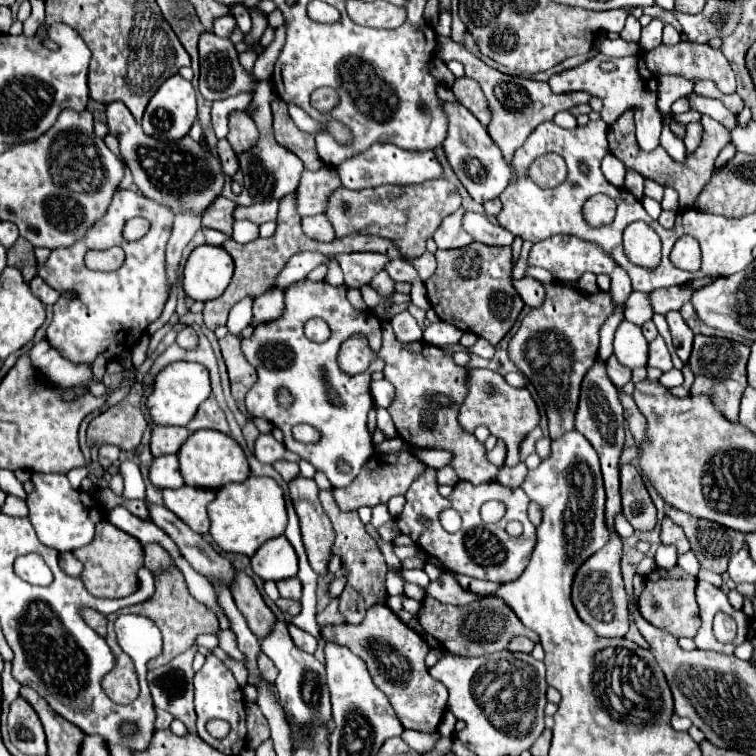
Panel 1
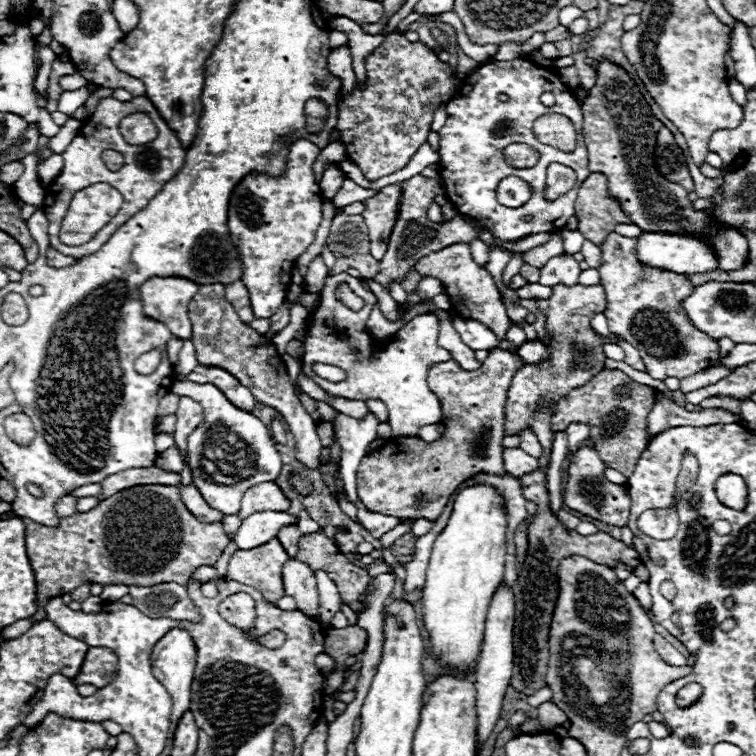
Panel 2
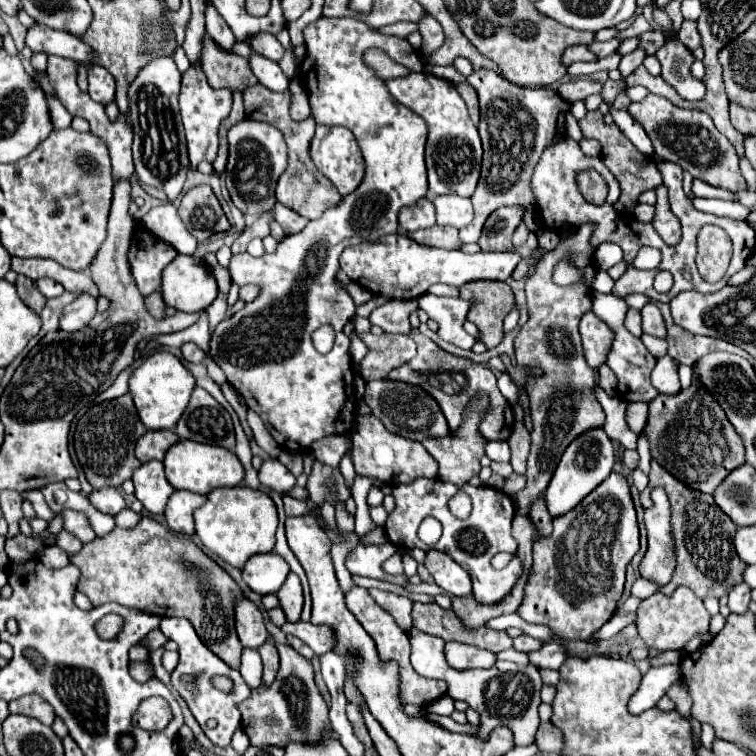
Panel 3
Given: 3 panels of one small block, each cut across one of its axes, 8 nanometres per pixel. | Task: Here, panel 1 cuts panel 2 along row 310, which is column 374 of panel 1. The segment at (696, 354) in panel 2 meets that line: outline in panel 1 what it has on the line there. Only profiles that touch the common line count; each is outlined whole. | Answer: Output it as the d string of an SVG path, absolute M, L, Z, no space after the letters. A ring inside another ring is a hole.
M374 604L372 608L368 608L366 618L360 624L322 624L320 638L324 642L346 646L350 652L366 662L374 684L386 694L406 730L418 730L426 734L434 734L438 730L442 714L446 712L448 692L444 684L428 676L424 658L430 648L424 638L402 624L386 604Z

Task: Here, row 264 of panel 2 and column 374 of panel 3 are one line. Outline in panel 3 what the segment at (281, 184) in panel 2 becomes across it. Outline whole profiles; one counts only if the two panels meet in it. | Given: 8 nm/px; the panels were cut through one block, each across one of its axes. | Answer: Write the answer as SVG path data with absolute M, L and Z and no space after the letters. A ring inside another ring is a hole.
M394 234L394 244L384 242L364 242L350 246L342 252L340 266L342 270L360 286L374 290L378 294L386 294L388 298L418 298L432 284L444 282L452 286L462 286L470 280L506 280L522 256L518 252L476 252L464 254L460 250L440 250L440 248L424 248L408 236Z

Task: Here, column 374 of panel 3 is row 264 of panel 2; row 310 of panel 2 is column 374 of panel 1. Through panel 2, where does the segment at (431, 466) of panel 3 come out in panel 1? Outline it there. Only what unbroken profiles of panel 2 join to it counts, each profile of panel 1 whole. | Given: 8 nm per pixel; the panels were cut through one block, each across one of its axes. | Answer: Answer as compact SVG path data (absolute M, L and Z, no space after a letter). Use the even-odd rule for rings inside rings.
M403 451L399 453L375 453L368 464L362 468L358 478L346 486L346 488L332 488L334 500L340 510L358 510L360 506L376 506L376 504L386 504L392 496L406 494L410 484L424 472L424 464L412 456L411 453Z

